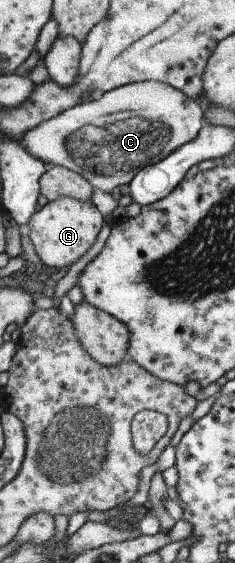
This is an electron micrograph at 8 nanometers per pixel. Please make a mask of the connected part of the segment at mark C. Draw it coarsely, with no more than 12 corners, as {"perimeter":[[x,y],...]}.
{"perimeter":[[138,81],[18,144],[109,193],[201,131],[197,100]]}

